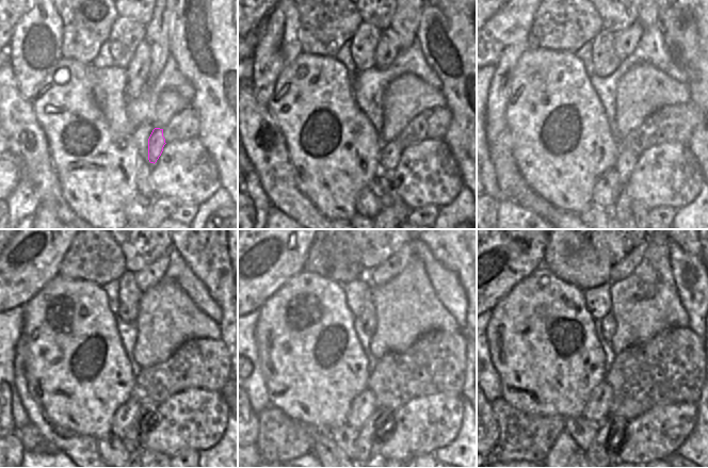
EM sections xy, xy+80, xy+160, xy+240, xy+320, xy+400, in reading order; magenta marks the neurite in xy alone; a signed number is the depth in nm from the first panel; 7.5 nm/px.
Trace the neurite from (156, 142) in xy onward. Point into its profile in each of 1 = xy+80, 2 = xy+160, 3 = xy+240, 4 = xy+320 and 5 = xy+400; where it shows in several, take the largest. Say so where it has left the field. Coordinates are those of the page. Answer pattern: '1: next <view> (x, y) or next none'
1: next xy+80 (390, 151)
2: next xy+160 (625, 163)
3: next xy+240 (146, 418)
4: next xy+320 (379, 428)
5: next xy+400 (609, 439)

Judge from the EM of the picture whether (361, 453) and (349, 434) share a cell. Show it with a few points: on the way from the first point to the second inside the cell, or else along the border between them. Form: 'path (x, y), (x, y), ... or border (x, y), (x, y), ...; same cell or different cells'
border (359, 430), (356, 436), (354, 456); different cells

